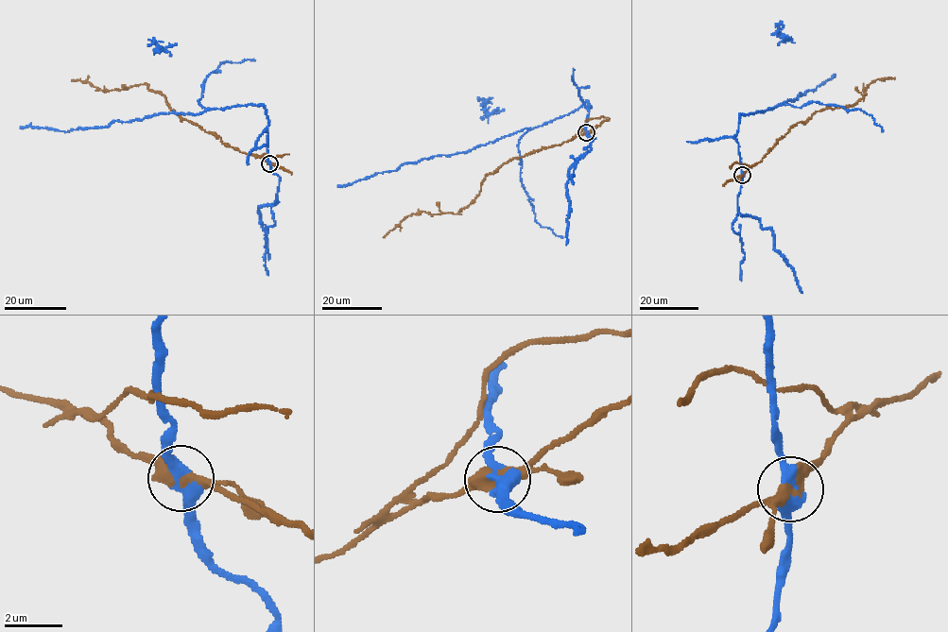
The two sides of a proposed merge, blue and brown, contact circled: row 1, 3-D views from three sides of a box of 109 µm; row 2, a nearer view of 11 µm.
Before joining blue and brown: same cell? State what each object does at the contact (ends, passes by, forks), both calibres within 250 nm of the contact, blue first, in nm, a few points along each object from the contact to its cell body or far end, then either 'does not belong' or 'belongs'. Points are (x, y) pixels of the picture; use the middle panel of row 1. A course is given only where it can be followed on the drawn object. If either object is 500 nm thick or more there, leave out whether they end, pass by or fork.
blue passes by; brown passes by; 440 nm thick on the blue side, 480 nm on the other; blue runs (586, 132), (590, 107), (585, 101), (566, 115), (466, 152), (405, 163), (394, 171), (375, 173), (337, 187); brown runs (586, 132), (505, 162), (496, 171), (485, 176), (479, 194), (458, 213), (421, 212), (408, 215), (383, 237); does not belong

